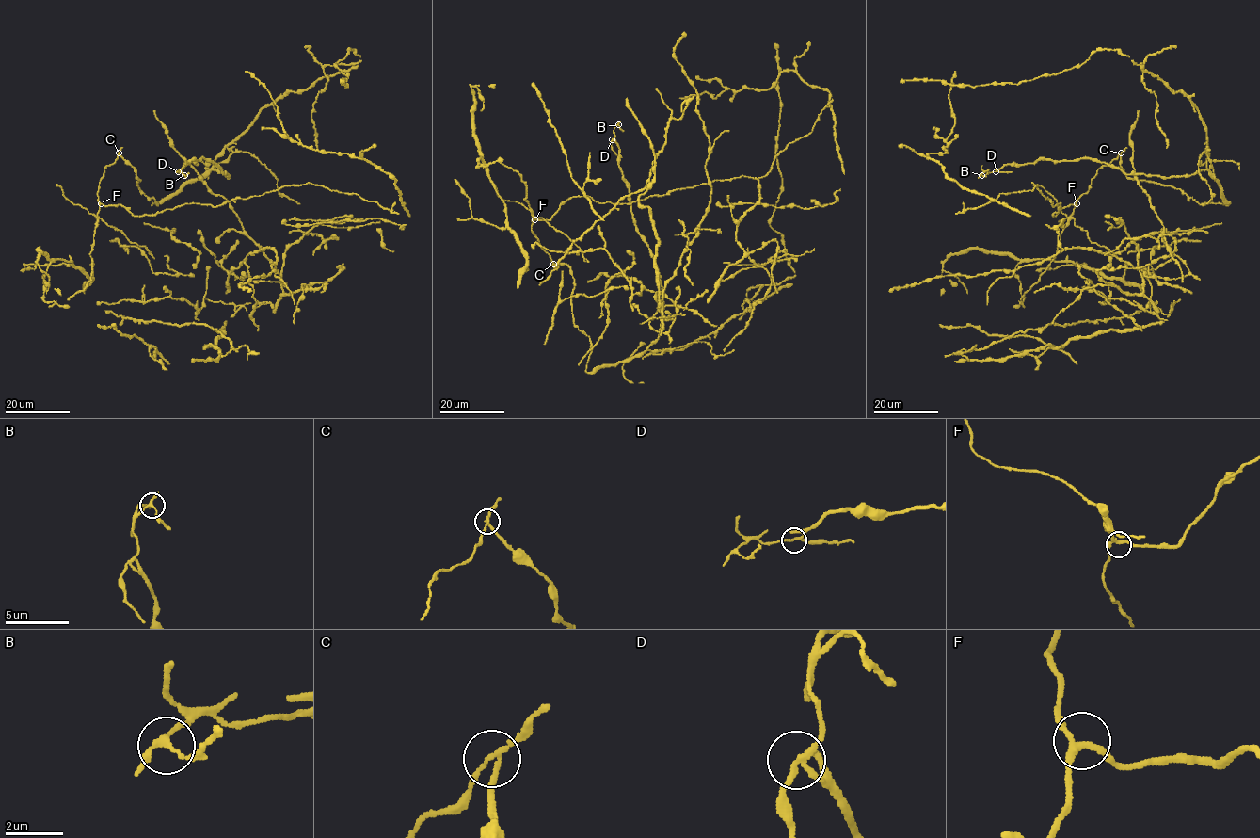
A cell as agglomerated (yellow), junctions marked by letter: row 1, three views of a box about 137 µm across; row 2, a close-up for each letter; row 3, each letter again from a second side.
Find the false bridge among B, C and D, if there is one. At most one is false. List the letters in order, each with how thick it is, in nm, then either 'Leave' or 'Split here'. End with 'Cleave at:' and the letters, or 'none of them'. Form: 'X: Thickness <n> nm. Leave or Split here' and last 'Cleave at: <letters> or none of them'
B: Thickness 160 nm. Leave
C: Thickness 160 nm. Split here
D: Thickness 180 nm. Leave
Cleave at: C

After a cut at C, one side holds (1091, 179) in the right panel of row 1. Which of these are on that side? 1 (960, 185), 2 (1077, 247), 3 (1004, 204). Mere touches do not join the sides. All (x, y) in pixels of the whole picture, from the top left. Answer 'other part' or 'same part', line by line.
1: other part
2: other part
3: other part

